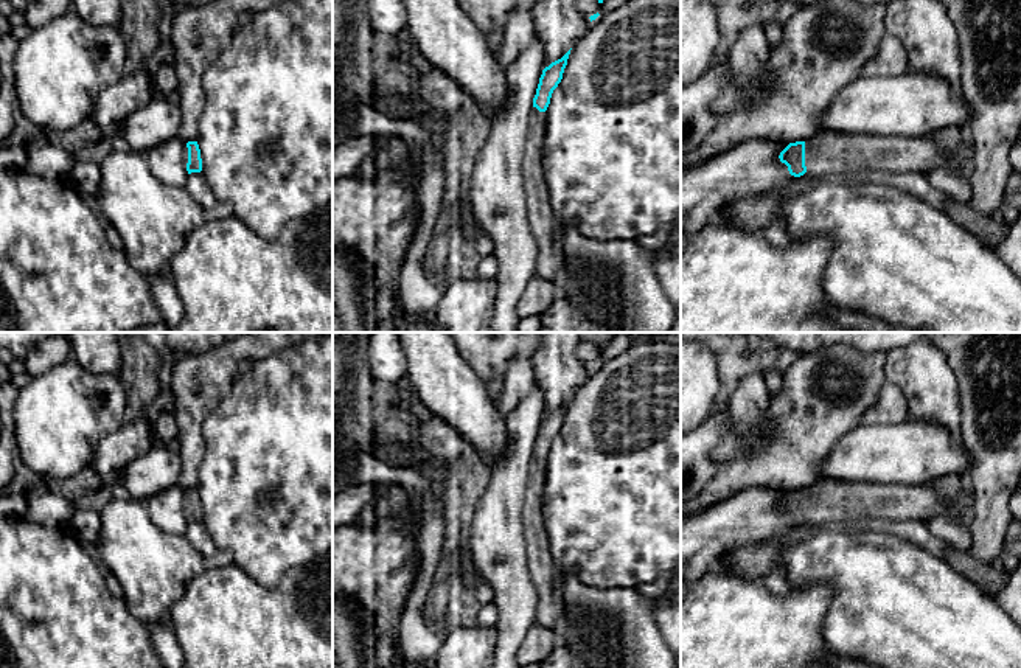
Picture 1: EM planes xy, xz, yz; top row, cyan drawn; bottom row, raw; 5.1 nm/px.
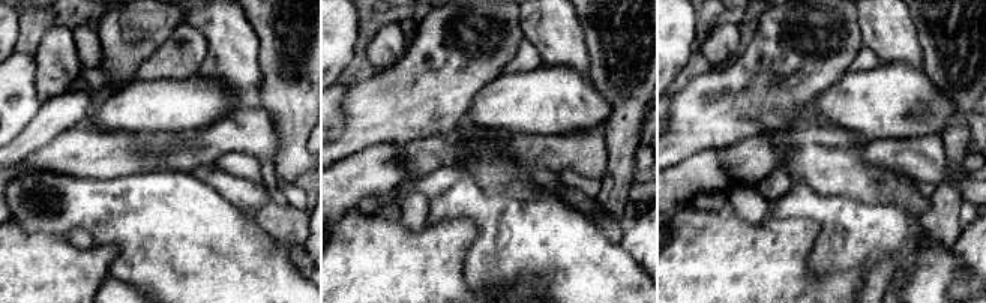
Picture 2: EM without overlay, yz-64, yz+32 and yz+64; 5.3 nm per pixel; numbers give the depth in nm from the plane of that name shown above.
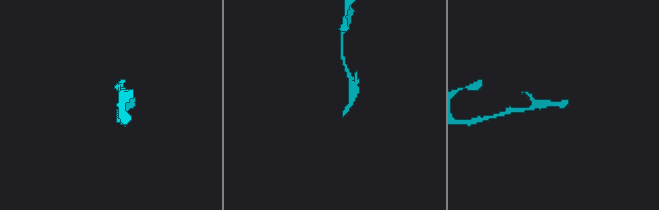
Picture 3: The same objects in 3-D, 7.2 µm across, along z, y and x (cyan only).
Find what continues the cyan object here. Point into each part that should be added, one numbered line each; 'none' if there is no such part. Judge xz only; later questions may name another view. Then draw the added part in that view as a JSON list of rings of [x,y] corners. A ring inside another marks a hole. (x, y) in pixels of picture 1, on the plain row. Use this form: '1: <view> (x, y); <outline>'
1: xz (544, 570); [[[536,455],[530,460],[522,520],[527,564],[539,598],[536,625],[553,629],[563,614],[563,598],[556,592],[556,579],[561,569],[550,555],[549,538],[542,520],[545,466],[545,460],[539,460]]]

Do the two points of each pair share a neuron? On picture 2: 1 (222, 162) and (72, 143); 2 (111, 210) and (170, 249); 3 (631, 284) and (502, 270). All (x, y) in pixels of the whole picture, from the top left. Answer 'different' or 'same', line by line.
1: different
2: same
3: same

